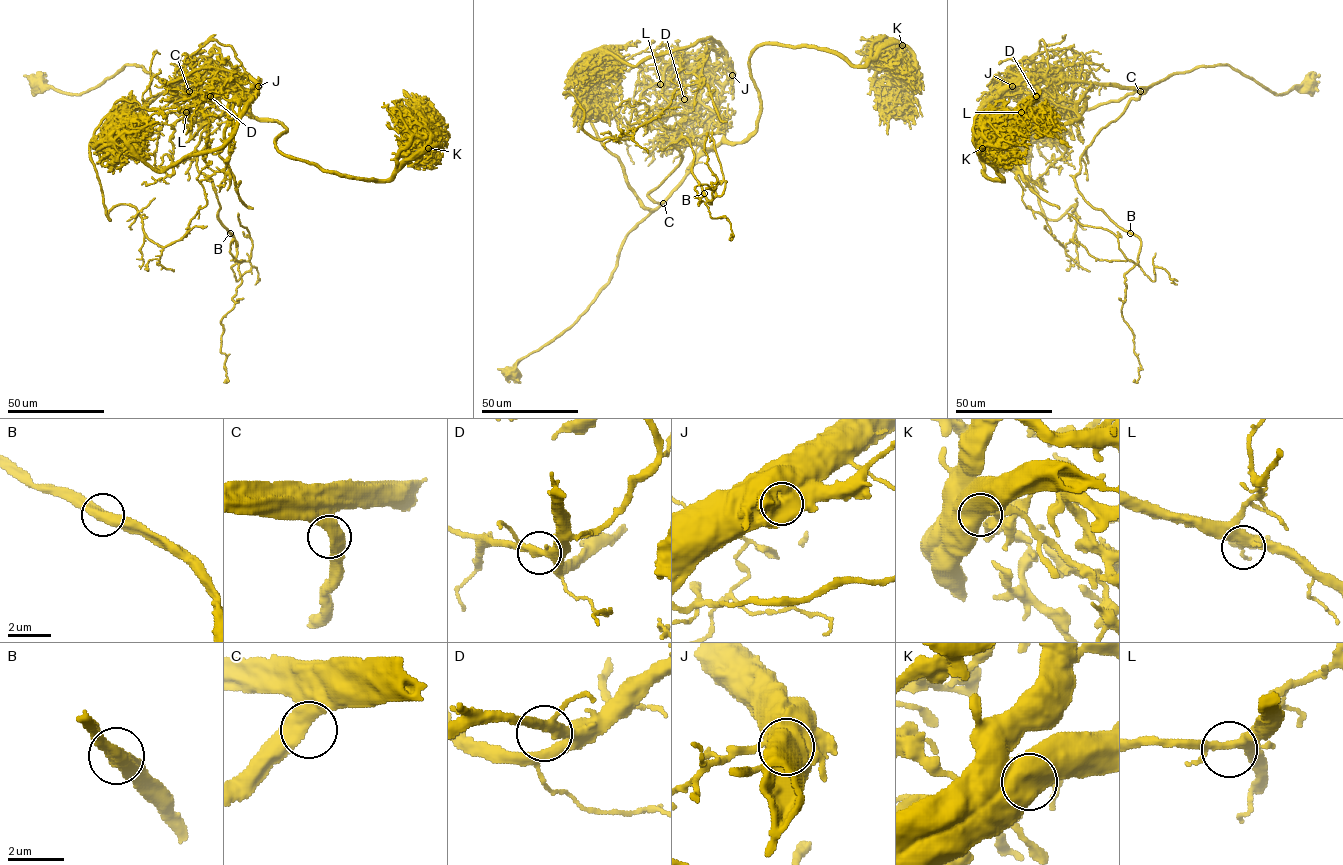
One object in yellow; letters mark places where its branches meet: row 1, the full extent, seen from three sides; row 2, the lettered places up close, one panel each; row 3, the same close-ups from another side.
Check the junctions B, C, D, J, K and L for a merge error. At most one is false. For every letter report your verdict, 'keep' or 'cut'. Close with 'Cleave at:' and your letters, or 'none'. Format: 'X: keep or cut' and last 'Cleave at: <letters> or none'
B: keep
C: keep
D: keep
J: cut
K: keep
L: keep
Cleave at: J

